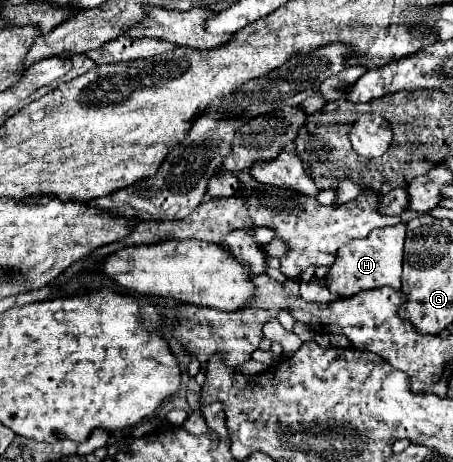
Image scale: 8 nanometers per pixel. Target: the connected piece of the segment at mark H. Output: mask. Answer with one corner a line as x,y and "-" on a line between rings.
398,223
392,227
382,227
374,229
370,237
364,237
360,241
350,241
344,245
338,255
334,265
324,277
326,287
340,295
342,299
352,297
358,291
364,289
376,289
376,287
392,287
400,289
400,277
402,277
402,253
404,253
404,237
406,237
406,225

